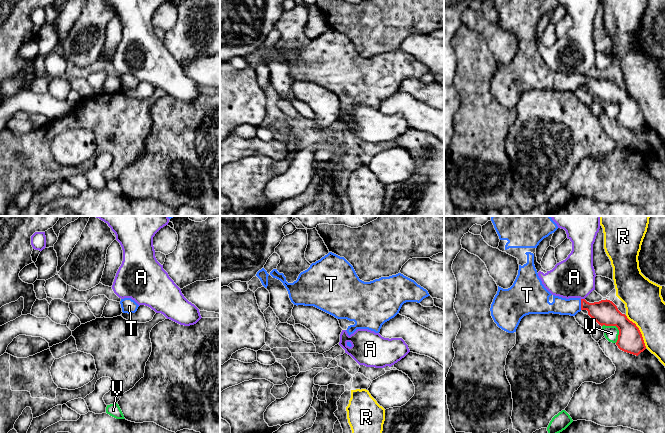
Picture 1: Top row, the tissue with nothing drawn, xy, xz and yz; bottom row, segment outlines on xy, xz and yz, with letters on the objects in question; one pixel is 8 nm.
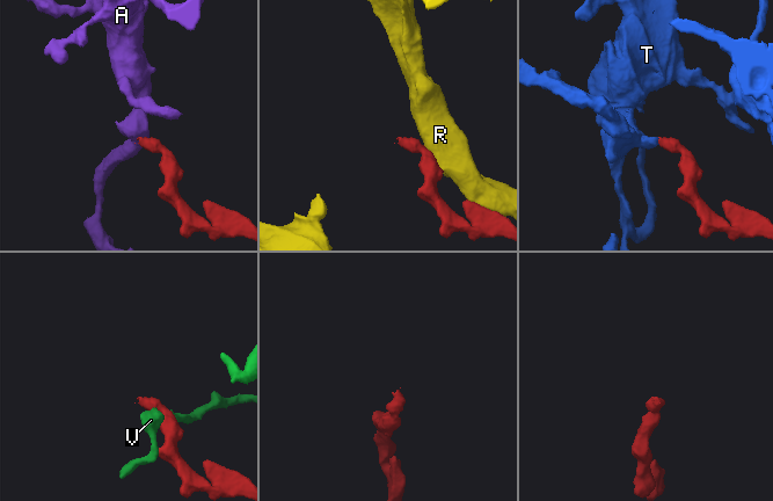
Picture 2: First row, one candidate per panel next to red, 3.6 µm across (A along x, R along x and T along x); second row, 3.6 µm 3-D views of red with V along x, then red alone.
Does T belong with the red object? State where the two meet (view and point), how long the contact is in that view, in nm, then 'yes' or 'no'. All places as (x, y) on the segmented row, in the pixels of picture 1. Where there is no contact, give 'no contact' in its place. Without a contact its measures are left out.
meets red in yz at (581, 304); contact 90 nm long; yes

